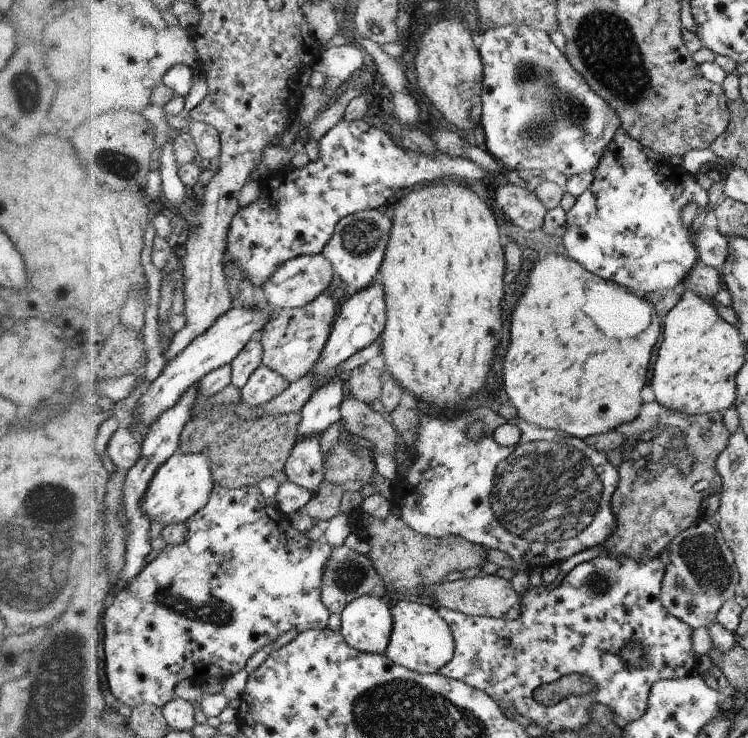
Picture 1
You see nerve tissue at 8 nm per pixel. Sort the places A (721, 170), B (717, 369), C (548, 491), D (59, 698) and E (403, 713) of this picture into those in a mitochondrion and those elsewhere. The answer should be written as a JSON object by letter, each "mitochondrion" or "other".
{"A":"other","B":"other","C":"mitochondrion","D":"mitochondrion","E":"mitochondrion"}

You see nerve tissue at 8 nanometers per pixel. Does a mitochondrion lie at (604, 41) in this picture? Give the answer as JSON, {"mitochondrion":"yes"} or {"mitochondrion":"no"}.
{"mitochondrion":"yes"}

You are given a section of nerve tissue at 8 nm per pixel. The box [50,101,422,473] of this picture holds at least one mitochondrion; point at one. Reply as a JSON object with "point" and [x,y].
{"point":[359,239]}

